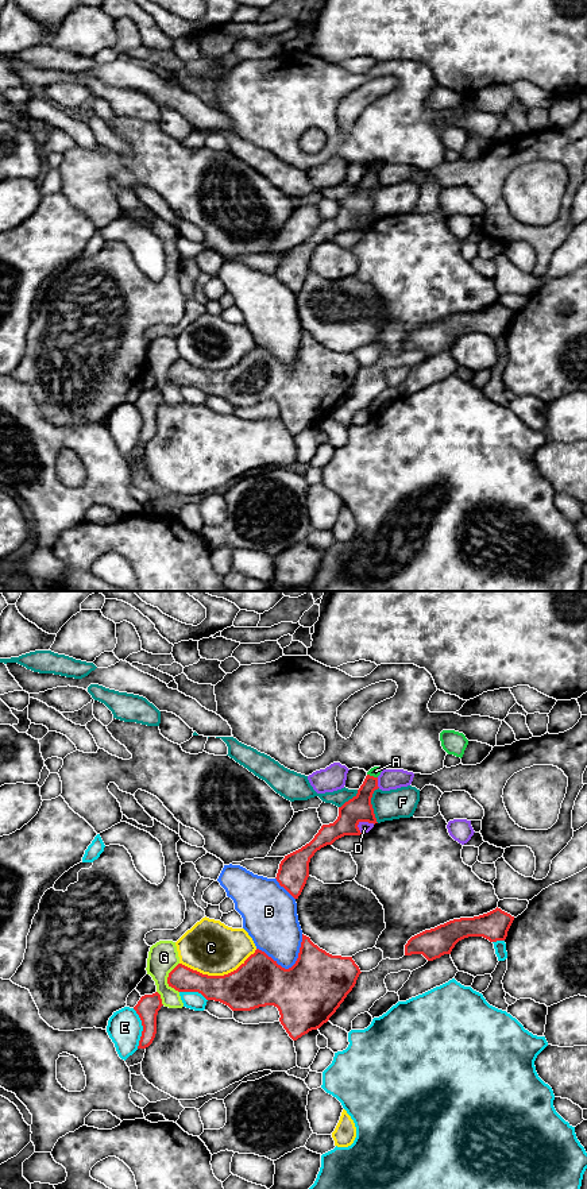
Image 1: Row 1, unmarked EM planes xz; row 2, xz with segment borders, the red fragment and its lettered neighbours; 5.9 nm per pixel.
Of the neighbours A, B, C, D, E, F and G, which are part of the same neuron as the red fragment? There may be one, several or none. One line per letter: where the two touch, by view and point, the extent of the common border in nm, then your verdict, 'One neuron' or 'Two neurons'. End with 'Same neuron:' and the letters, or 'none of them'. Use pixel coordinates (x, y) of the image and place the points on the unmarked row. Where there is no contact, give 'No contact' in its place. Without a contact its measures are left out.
A: Touches red at xz (373, 172). Shared border 70 nm. Two neurons
B: Touches red at xz (289, 363). Shared border 300 nm. Two neurons
C: Touches red at xz (217, 371). Shared border 480 nm. Two neurons
D: Touches red at xz (365, 216). Shared border 110 nm. Two neurons
E: Touches red at xz (143, 424). Shared border 240 nm. Two neurons
F: Touches red at xz (371, 200). Shared border 220 nm. Two neurons
G: Touches red at xz (168, 374). Shared border 180 nm. Two neurons
Same neuron: none of them

